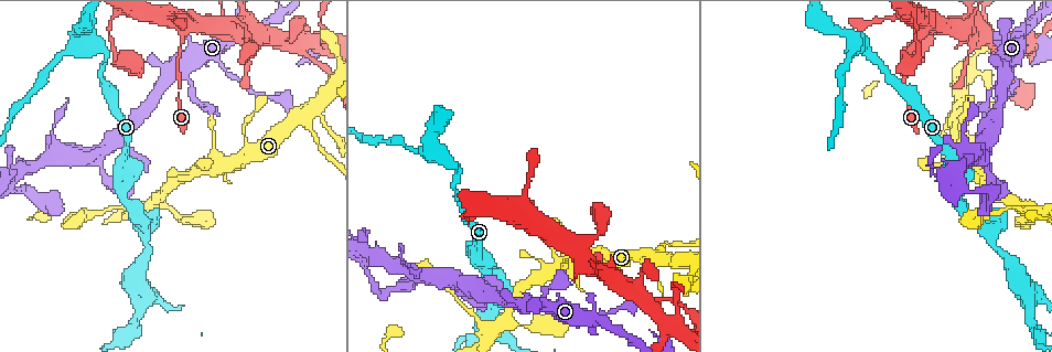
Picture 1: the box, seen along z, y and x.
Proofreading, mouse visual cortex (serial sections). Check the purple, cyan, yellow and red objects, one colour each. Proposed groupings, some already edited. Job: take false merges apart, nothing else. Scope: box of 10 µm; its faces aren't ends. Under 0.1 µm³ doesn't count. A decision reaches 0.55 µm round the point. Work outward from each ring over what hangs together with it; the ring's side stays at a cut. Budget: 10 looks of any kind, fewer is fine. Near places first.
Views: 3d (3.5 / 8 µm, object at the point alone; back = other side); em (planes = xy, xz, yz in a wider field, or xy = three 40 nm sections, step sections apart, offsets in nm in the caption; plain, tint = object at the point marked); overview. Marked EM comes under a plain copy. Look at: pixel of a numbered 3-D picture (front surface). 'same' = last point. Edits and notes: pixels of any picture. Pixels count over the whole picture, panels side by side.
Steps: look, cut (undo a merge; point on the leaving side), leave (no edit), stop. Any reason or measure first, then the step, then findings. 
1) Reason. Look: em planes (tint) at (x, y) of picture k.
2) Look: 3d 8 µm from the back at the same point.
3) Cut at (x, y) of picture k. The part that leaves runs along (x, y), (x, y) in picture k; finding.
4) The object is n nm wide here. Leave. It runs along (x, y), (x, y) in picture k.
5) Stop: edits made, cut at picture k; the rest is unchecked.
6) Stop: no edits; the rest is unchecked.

Look: 3d 3.5 µm from the back at (855, 36) of picture 1.

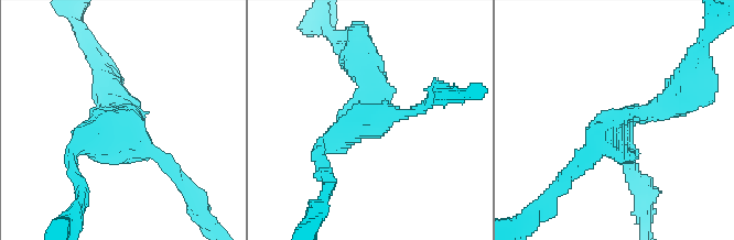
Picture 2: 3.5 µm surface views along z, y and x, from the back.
Now the EM. Look: em xy step 2 (tint) at (119, 125) of picture 2.

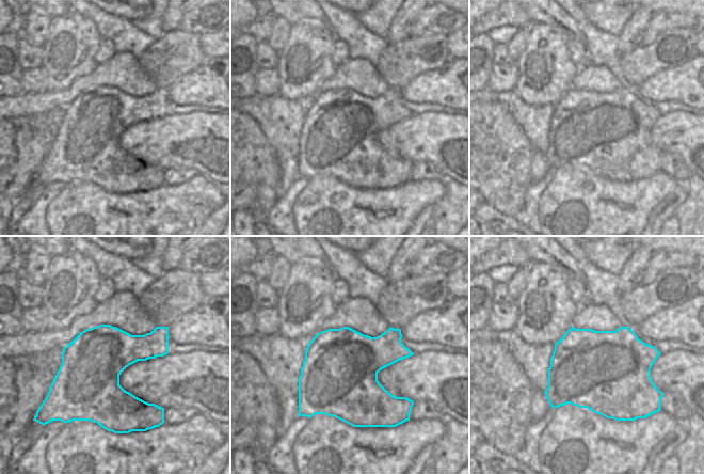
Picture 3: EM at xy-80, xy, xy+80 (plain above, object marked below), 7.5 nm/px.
Leave. All the same cell.

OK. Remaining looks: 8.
Sharp bend. Look: 3d 8 µm at (375, 260) of picture 1.

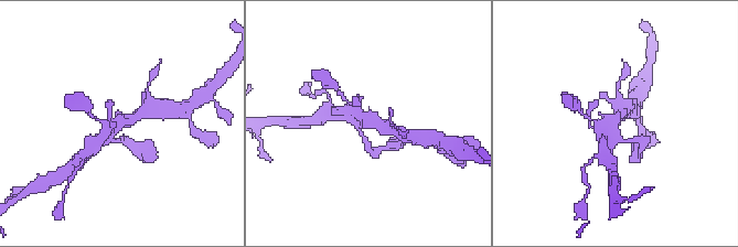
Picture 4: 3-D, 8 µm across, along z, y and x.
Zoom in. Look: 3d 3.5 µm from the back at the same point.

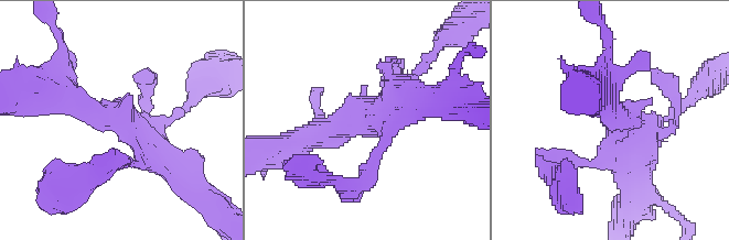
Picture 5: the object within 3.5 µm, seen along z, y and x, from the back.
Look: em xy step 3 (tint) at (620, 126) of picture 5.

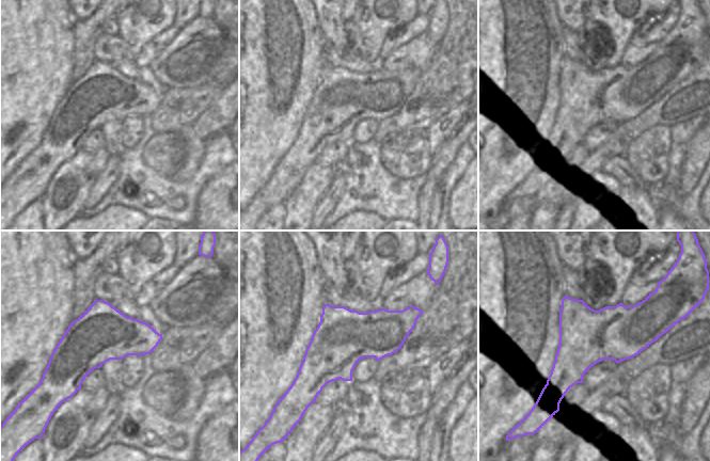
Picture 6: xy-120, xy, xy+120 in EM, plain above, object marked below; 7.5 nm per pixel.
The object is 420 nm wide here. Leave. It runs along (600, 94), (618, 131), (598, 162), (572, 162) in picture 5; continuous, no second cell.

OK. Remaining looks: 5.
Small branch off a trunk. Look: 3d 3.5 µm at (673, 324) of picture 1.

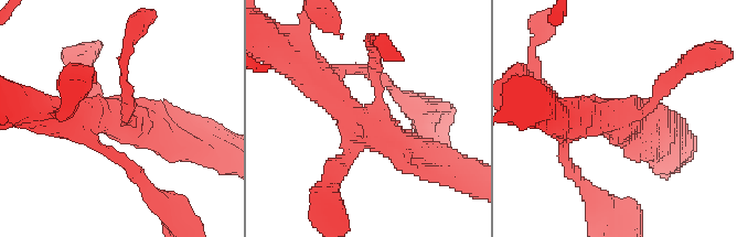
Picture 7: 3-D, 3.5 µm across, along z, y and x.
4 arms meet here; the arms are 150, 150, 350, 450 nm wide; need the tissue. Look: em xy step 2 (tint) at (617, 122) of picture 7.

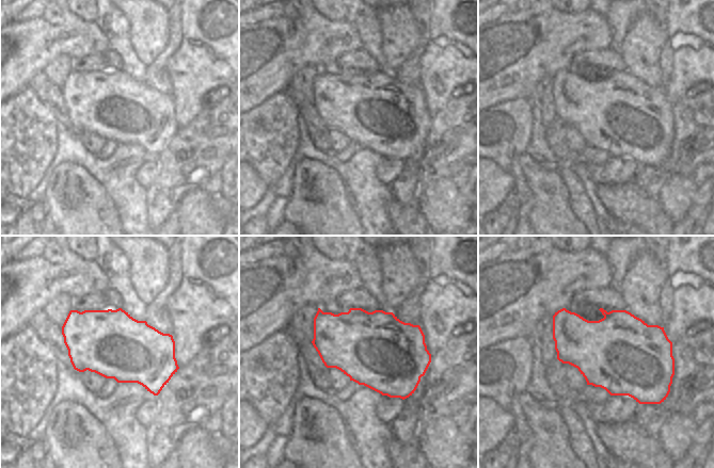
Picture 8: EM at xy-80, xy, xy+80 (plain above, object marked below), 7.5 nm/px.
Leave. One cell here.

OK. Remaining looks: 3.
Thin arm on a thick one. Look: 3d 8 µm at (1021, 27) of picture 1.

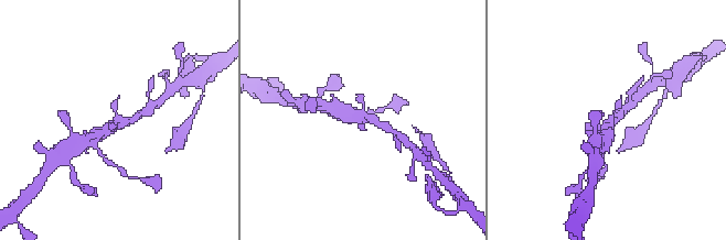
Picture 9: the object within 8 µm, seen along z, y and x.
Look: 3d 3.5 µm from the back at the same point.

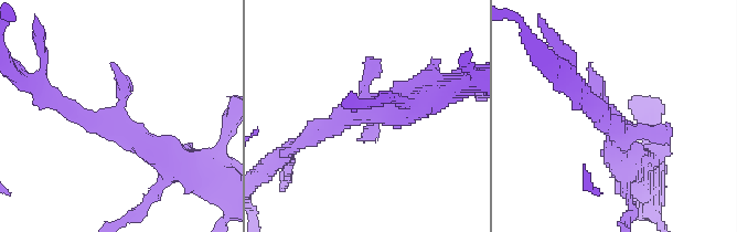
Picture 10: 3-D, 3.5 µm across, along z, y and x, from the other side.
Leave. It runs along (177, 157), (119, 129), (123, 82), (111, 62) in picture 10; continuous, no second cell.

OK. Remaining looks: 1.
Stop: no edits; the rest is unchecked.

